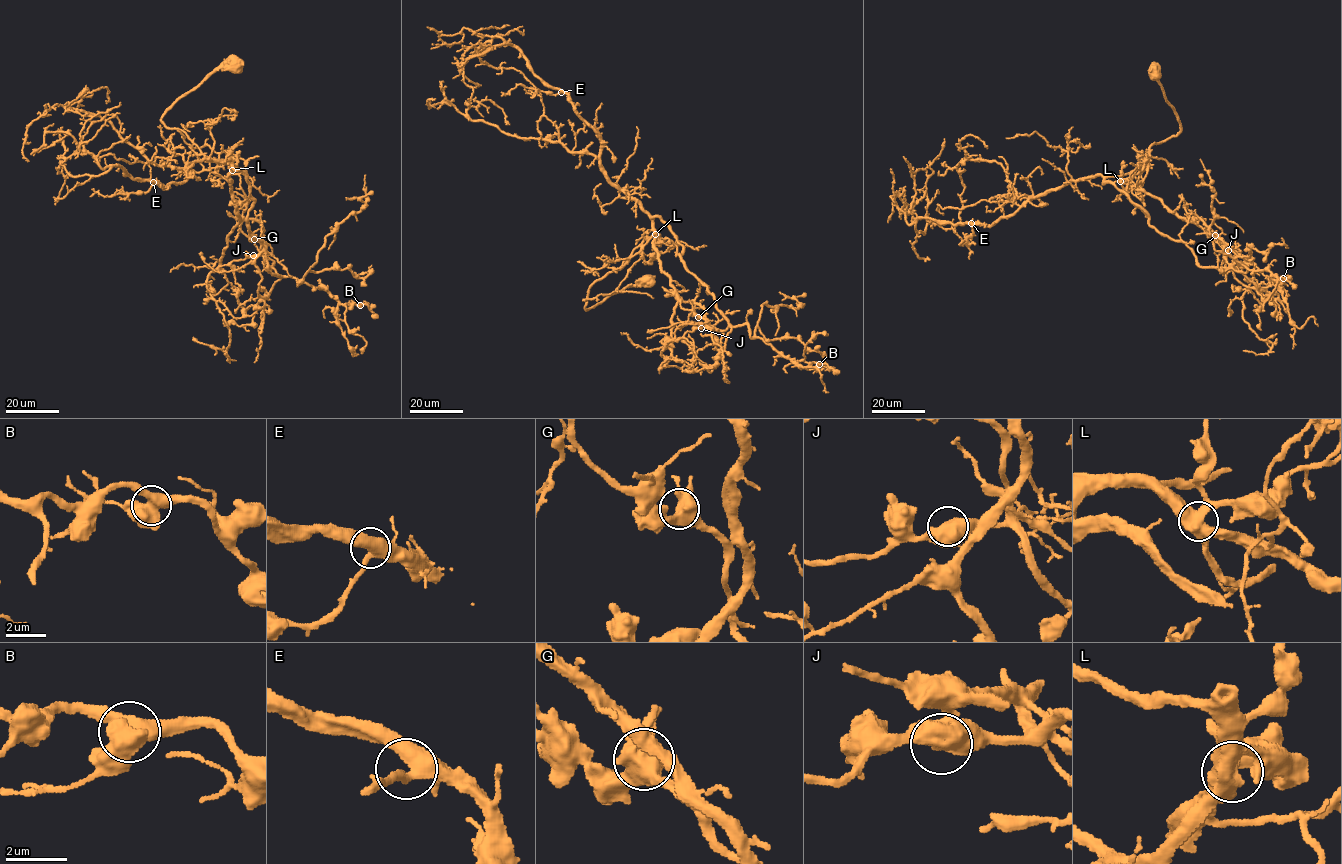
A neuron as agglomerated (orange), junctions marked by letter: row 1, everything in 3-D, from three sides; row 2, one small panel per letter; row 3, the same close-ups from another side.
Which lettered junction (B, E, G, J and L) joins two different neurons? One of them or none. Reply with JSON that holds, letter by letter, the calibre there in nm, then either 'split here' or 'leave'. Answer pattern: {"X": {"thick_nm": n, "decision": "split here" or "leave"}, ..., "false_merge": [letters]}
{"B": {"thick_nm": 550, "decision": "leave"}, "E": {"thick_nm": 460, "decision": "leave"}, "G": {"thick_nm": 600, "decision": "leave"}, "J": {"thick_nm": 550, "decision": "leave"}, "L": {"thick_nm": 550, "decision": "split here"}, "false_merge": ["L"]}

